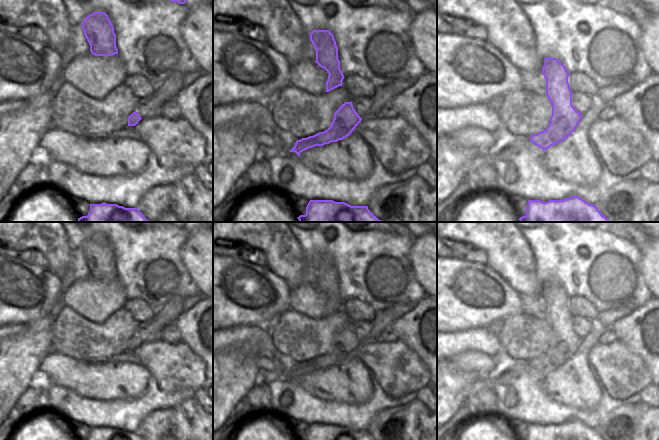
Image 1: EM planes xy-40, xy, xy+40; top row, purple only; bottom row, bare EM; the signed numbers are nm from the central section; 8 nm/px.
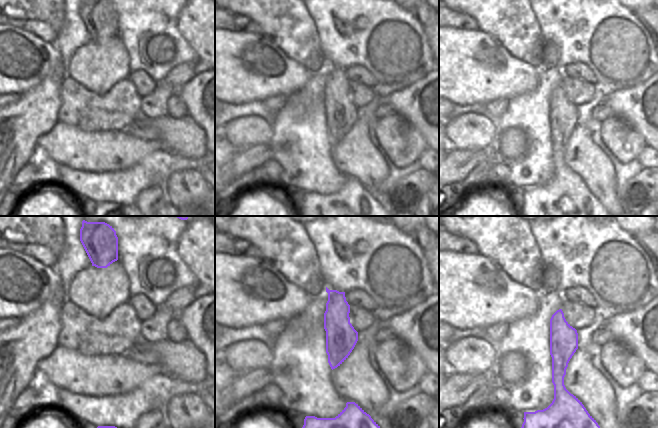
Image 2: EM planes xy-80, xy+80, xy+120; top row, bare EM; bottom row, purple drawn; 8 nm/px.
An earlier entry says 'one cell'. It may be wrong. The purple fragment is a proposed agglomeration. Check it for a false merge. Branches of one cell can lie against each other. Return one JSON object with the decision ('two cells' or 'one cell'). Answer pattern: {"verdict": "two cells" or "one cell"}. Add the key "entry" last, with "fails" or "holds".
{"verdict": "one cell", "entry": "holds"}

